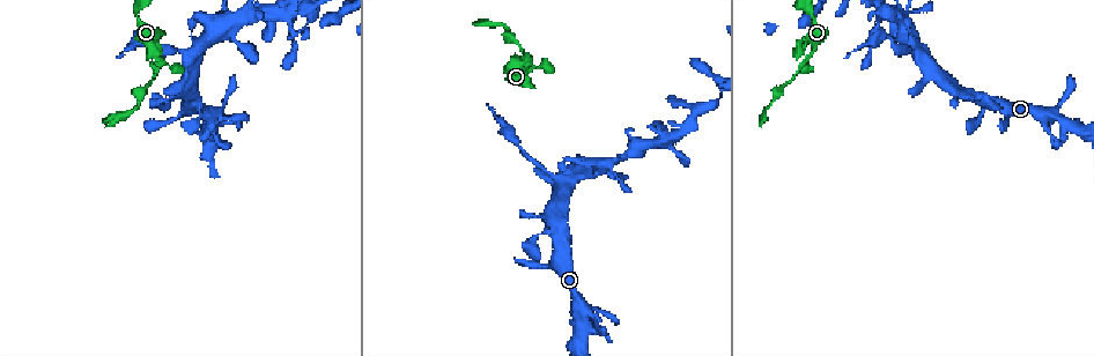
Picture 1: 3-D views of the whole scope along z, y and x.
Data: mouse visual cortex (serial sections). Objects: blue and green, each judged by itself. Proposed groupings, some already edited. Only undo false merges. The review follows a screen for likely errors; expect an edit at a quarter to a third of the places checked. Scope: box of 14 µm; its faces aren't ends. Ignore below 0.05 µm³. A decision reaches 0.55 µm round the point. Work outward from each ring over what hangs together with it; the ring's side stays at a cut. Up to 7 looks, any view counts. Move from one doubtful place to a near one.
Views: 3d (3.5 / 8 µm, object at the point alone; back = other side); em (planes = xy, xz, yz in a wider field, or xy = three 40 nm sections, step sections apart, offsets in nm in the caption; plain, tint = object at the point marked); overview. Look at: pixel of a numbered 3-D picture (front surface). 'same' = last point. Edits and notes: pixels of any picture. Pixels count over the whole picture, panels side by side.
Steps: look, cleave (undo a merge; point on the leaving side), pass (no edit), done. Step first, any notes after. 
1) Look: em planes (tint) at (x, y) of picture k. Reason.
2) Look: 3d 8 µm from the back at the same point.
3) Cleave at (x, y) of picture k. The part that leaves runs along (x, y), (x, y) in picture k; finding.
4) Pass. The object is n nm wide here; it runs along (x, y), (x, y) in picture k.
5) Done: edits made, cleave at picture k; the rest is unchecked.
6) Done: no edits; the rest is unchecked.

Look: 3d 8 µm at (810, 58) of picture 1. Three-way junction.

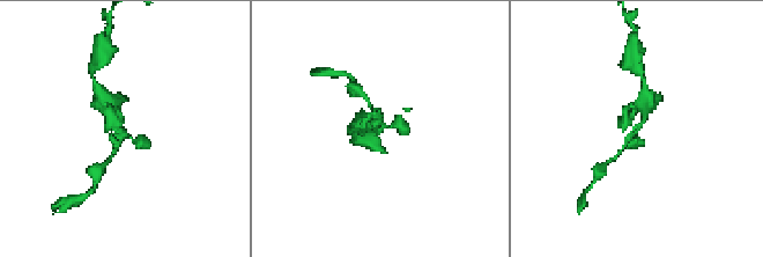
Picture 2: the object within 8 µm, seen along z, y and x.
Look: em xy step 3 (tint) at (638, 129) of picture 2. 3 arms meet here; the arms are 150, 200, 500 nm wide.

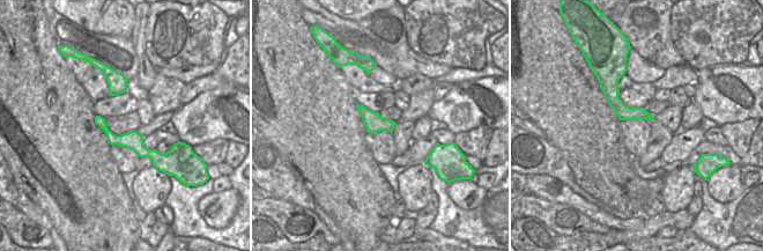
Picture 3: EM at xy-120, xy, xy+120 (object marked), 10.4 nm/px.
Pass. It runs along (97, 118), (115, 139), (158, 156) in picture 3; all the same cell.

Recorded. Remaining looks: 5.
Look: 3d 8 µm at (556, 229) of picture 1. Small branch off a trunk.

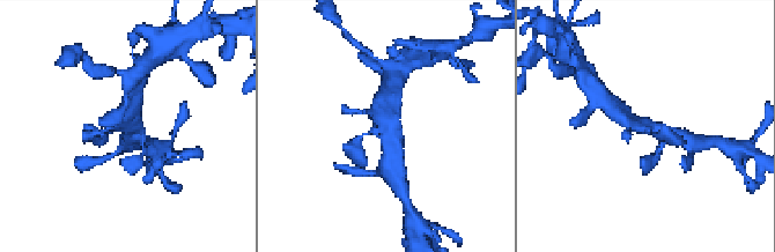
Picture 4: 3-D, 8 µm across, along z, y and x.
Look: em planes (tint) at (644, 126) of picture 4.

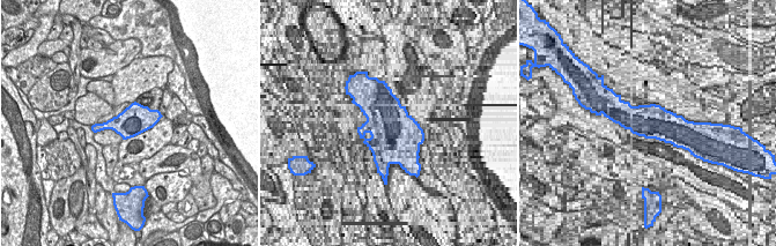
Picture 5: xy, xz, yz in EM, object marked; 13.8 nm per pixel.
Pass. It runs along (673, 136), (635, 126), (617, 110) in picture 4; all the same cell.

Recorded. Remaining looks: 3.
Look: 3d 3.5 µm at (240, 45) of picture 1. Thick turns thin.

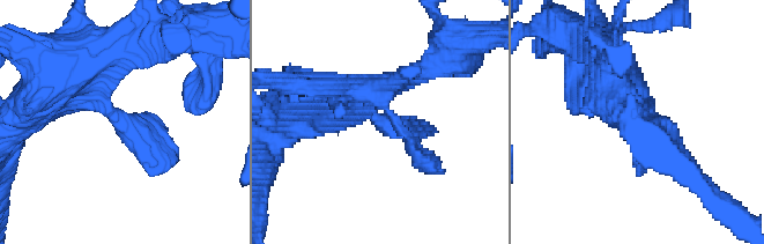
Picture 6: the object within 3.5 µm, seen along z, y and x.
Look: em xy step 3 (tint) at (378, 119) of picture 6. Need the tissue.

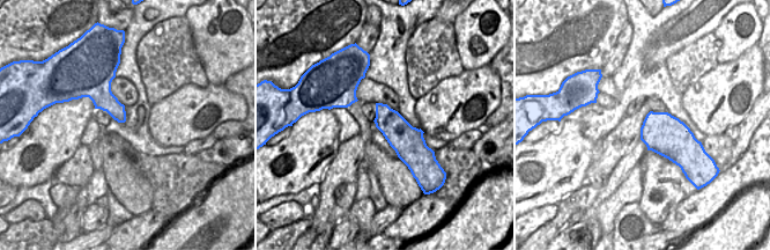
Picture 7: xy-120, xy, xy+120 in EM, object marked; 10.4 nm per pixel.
Pass. It runs along (67, 76), (175, 159) in picture 6; continuous, no second cell.

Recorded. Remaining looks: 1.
Done: no edits; the rest is unchecked.

